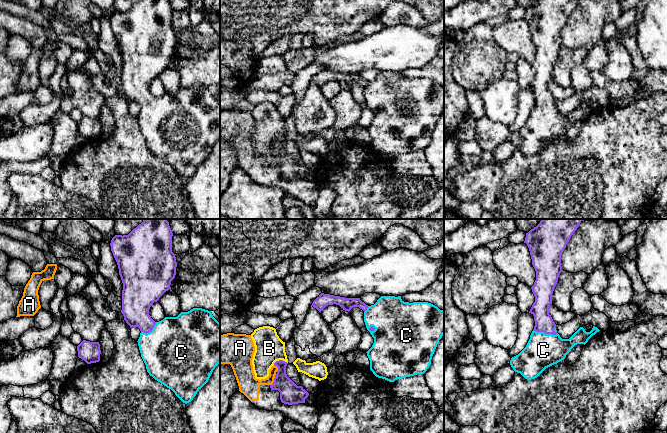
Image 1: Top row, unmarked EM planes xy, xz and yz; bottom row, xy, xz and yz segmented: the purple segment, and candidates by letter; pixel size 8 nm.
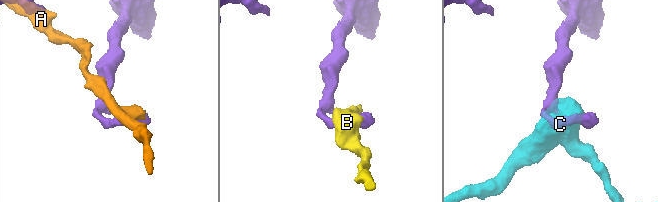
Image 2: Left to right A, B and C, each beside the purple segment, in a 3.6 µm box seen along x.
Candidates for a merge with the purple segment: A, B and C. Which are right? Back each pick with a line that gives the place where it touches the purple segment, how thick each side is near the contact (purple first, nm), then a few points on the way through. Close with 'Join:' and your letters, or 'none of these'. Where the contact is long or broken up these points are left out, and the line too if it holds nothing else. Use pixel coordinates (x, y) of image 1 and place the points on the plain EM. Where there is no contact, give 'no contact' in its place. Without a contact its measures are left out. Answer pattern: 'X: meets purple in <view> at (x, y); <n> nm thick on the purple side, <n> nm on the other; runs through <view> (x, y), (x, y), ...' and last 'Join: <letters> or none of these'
C: meets purple in yz at (545, 109); 140 nm thick on the purple side, 280 nm on the other; runs through yz (544, 99), (545, 109), (543, 126)
Join: C

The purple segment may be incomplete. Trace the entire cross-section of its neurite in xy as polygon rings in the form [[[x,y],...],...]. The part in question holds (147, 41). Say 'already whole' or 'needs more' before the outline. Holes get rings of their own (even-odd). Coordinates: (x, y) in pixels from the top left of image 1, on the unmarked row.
needs more; [[[139,0],[128,11],[115,11],[110,22],[123,59],[121,89],[130,104],[138,103],[141,107],[137,118],[147,148],[187,180],[208,158],[213,146],[220,139],[220,99],[211,87],[202,84],[181,88],[177,93],[165,93],[159,98],[155,98],[149,91],[152,80],[171,65],[171,57],[176,51],[177,38],[172,28],[172,12],[169,0]]]

